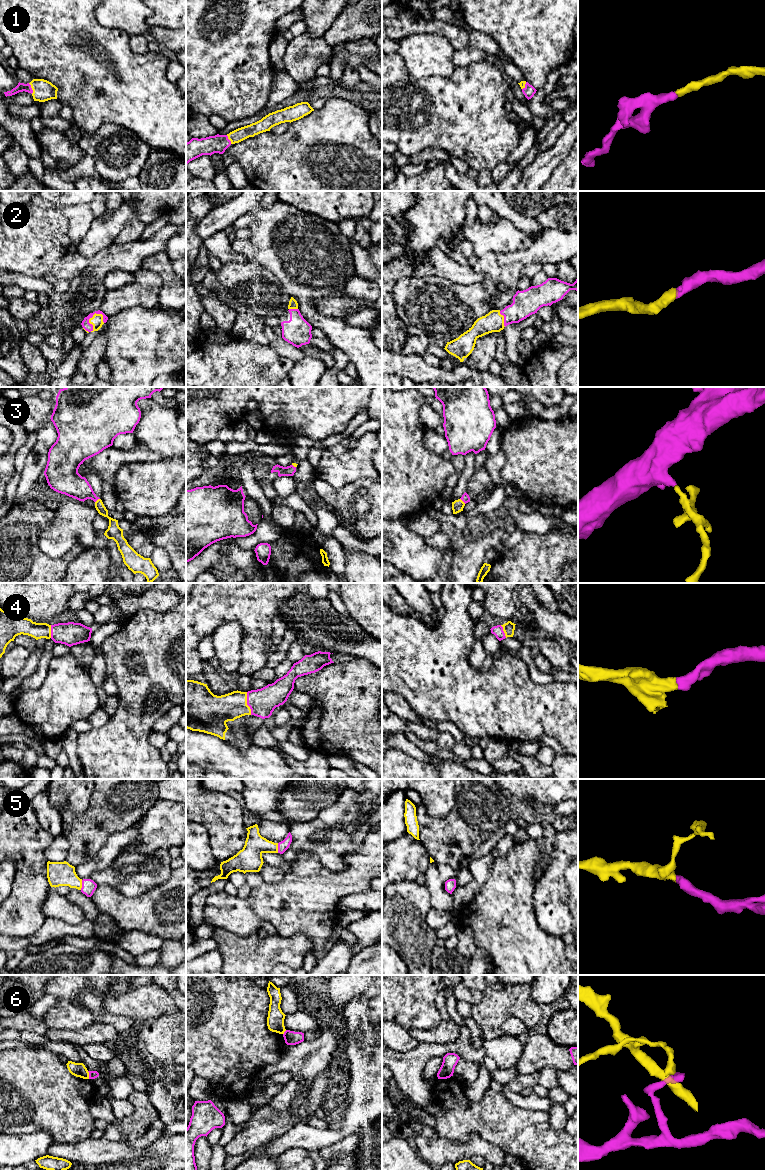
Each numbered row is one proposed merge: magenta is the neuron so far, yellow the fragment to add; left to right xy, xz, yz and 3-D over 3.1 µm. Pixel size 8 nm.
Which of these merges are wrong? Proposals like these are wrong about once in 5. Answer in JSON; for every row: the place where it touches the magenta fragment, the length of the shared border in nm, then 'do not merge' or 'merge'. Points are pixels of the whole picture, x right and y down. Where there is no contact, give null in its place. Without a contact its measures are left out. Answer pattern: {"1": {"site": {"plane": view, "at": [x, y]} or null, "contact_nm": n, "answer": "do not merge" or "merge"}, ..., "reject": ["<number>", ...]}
{"1": {"site": {"plane": "xy", "at": [31, 88]}, "contact_nm": 90, "answer": "merge"}, "2": {"site": {"plane": "xy", "at": [89, 318]}, "contact_nm": 180, "answer": "merge"}, "3": {"site": {"plane": "yz", "at": [463, 501]}, "contact_nm": 60, "answer": "merge"}, "4": {"site": {"plane": "xz", "at": [247, 703]}, "contact_nm": 190, "answer": "merge"}, "5": {"site": {"plane": "xy", "at": [82, 885]}, "contact_nm": 80, "answer": "merge"}, "6": {"site": {"plane": "xy", "at": [89, 1075]}, "contact_nm": 70, "answer": "do not merge"}, "reject": ["6"]}

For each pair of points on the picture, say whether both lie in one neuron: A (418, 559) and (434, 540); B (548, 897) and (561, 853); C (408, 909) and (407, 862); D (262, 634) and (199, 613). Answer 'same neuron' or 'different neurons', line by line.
A: different neurons
B: same neuron
C: different neurons
D: same neuron

